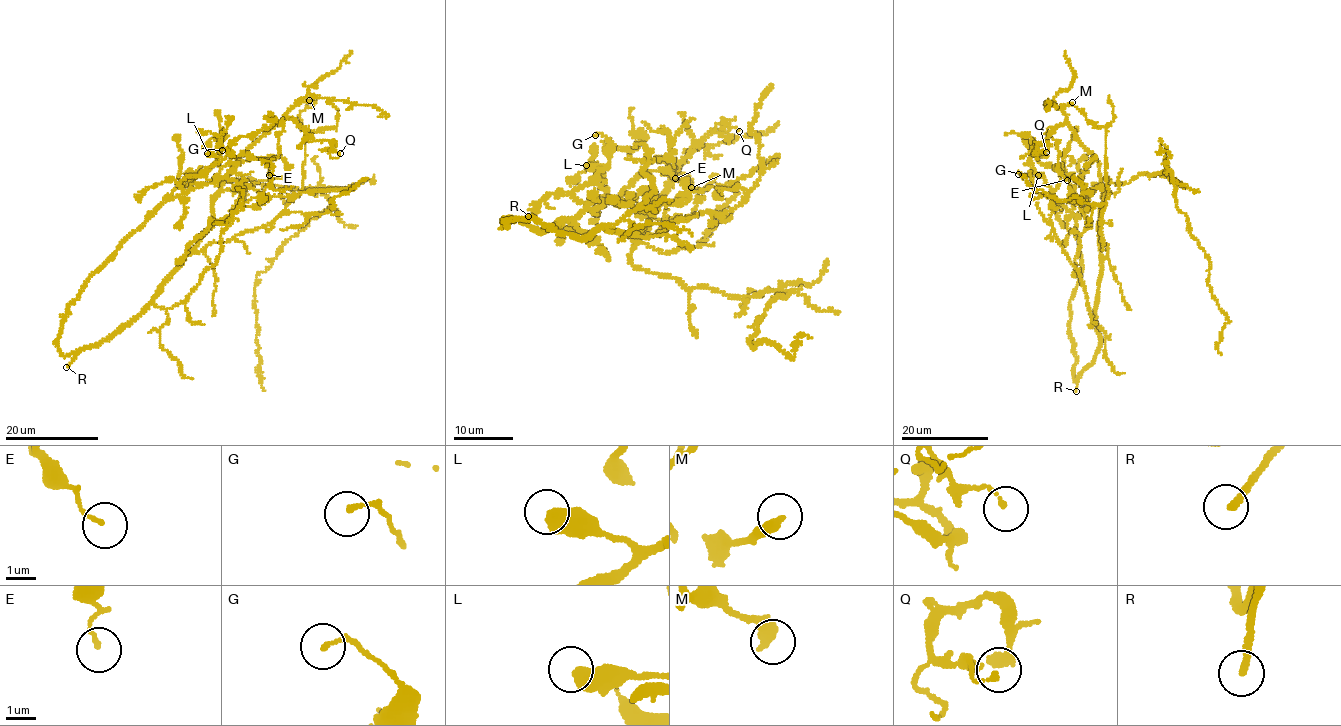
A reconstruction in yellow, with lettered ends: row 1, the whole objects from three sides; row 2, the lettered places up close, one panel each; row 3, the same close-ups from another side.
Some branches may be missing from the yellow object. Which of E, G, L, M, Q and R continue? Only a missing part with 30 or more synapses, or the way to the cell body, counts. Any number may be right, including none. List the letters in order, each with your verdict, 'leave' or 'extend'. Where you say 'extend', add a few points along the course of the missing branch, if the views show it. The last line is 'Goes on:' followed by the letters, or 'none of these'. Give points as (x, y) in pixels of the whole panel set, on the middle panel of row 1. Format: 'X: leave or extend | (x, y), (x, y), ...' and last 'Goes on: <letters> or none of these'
E: leave
G: leave
L: leave
M: leave
Q: leave
R: extend | (528, 216), (521, 215), (533, 212), (537, 185), (529, 169), (466, 94)
Goes on: R

